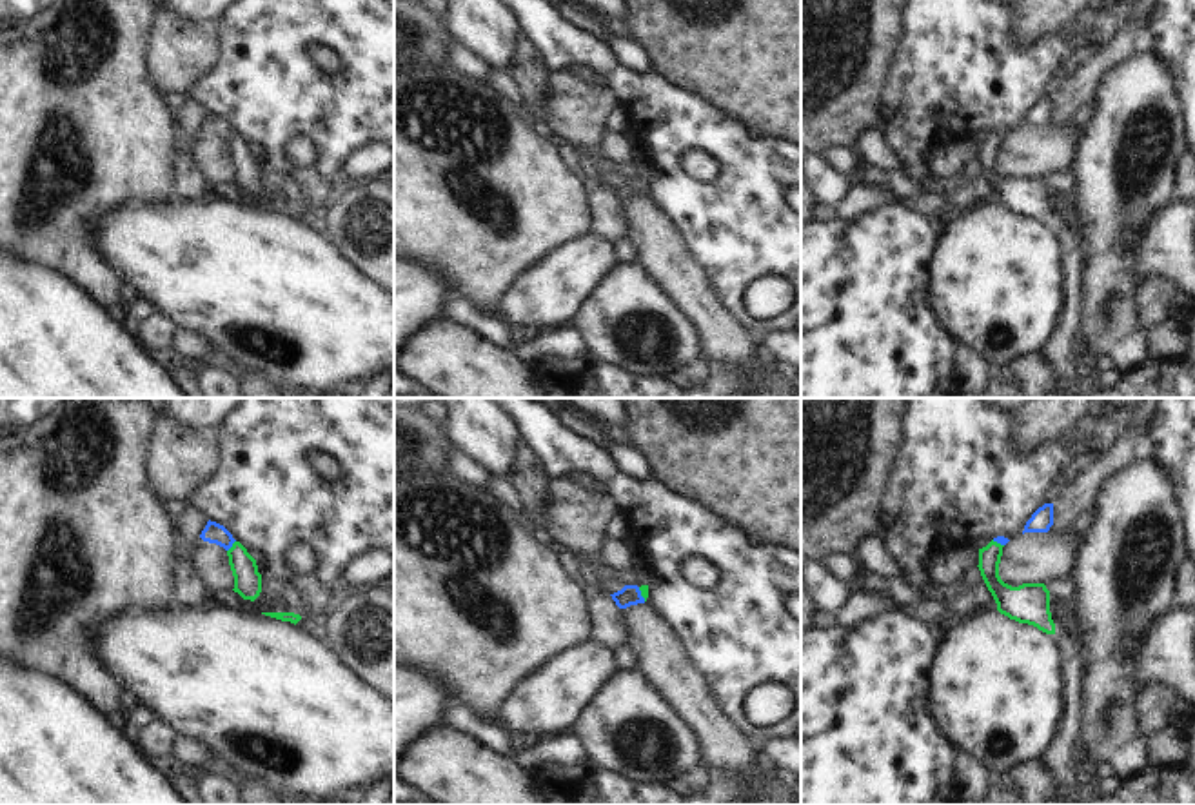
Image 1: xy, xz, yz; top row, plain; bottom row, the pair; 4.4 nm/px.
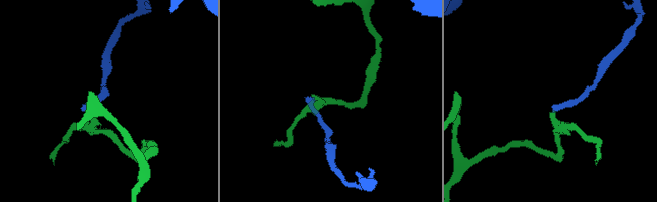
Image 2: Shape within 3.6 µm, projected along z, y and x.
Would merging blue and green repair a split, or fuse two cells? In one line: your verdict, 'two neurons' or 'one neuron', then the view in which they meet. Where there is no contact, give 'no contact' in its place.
one neuron | xy

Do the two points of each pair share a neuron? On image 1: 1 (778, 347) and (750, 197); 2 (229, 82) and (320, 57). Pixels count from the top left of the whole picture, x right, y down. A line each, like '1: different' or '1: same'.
1: different
2: different

